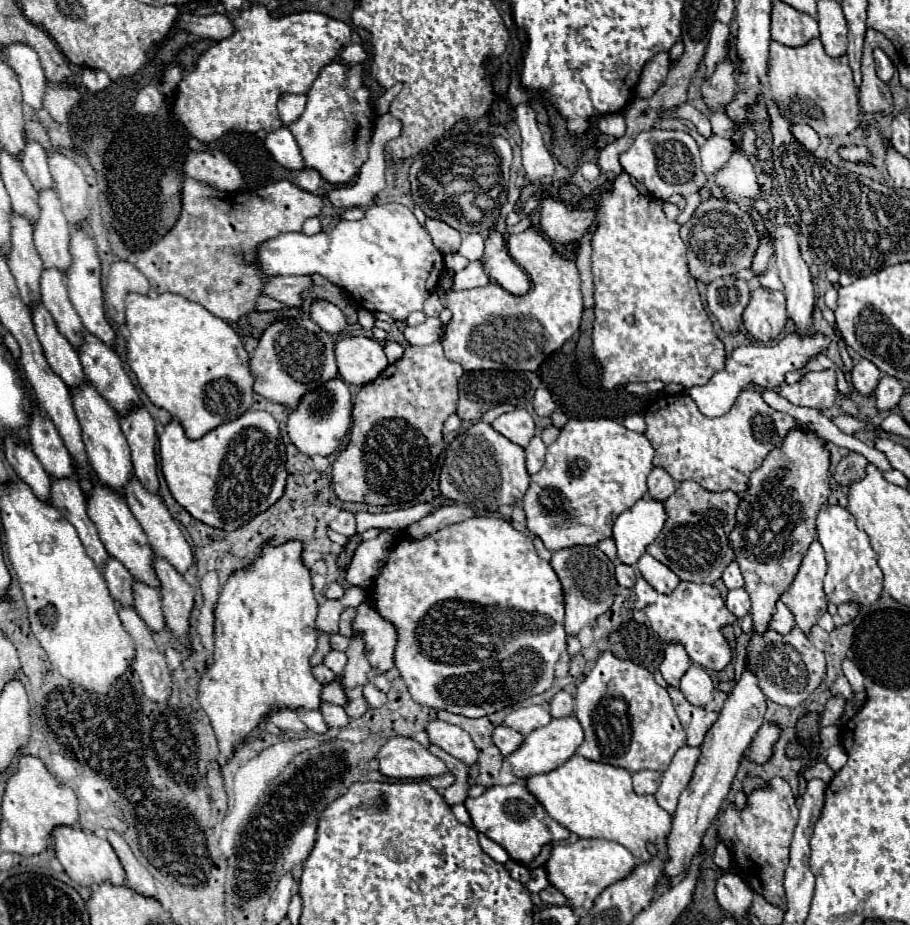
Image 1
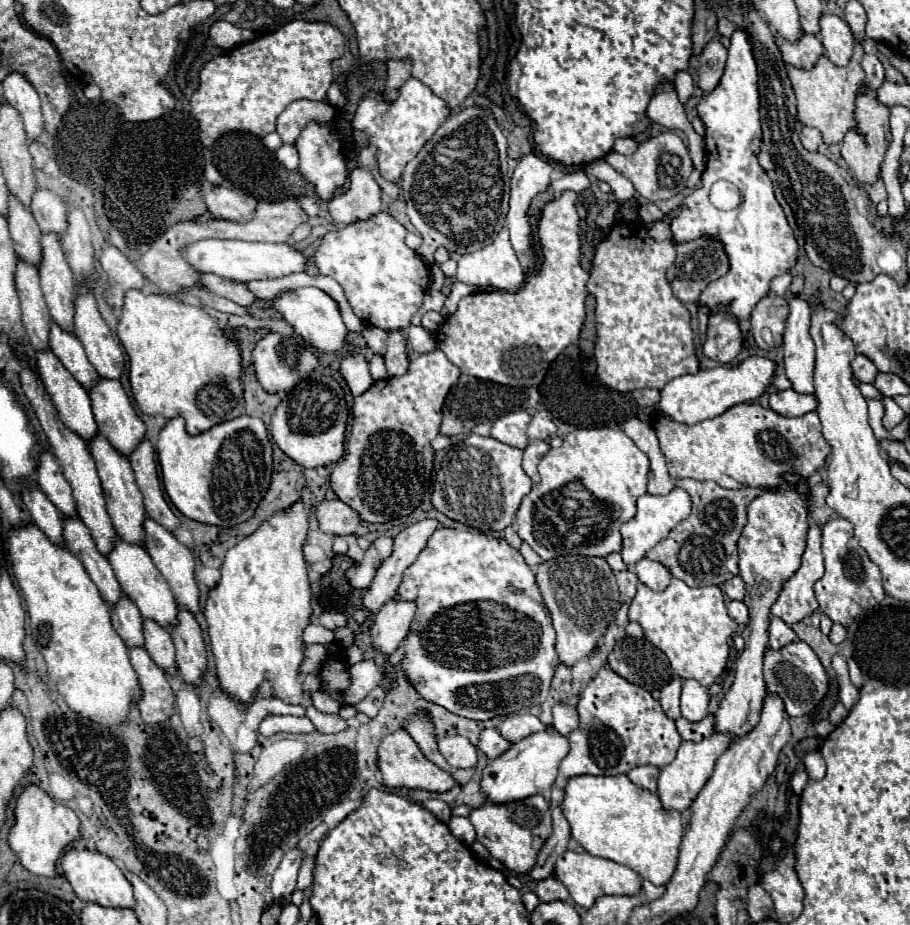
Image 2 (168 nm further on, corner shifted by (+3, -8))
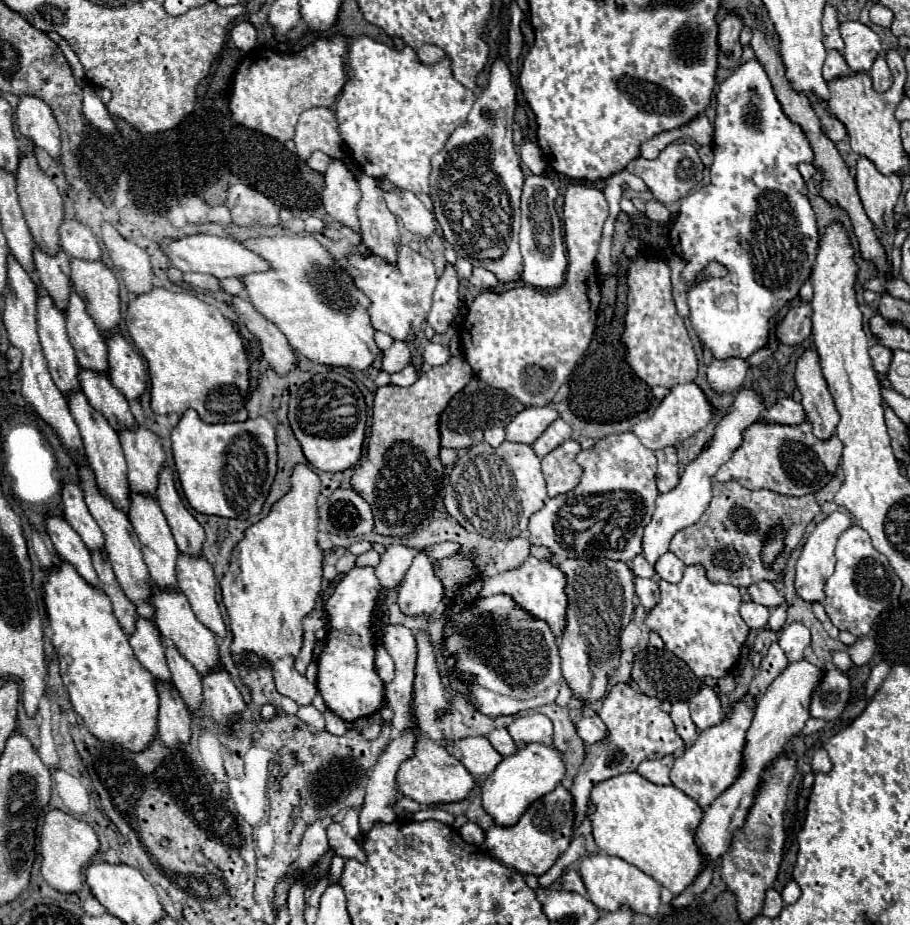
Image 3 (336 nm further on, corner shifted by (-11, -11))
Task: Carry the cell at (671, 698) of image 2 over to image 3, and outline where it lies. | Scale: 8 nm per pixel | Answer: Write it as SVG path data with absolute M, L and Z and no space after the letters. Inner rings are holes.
M675 702L669 714L671 714L671 720L675 724L677 734L685 742L685 748L691 748L695 744L695 740L697 740L697 728L695 728L691 716L689 716L687 702Z

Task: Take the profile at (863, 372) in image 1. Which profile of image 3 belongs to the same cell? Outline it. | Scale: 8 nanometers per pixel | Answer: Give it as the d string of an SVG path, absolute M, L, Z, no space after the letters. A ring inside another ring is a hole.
M873 344L869 348L869 354L871 354L871 360L873 360L873 368L875 372L887 372L889 370L889 364L891 364L891 358L893 358L893 352L883 346L883 344Z

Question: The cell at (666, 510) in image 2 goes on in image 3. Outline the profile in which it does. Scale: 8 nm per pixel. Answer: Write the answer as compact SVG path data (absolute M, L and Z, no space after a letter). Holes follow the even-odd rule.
M753 386L741 388L735 394L735 402L731 404L729 412L717 422L705 448L689 462L689 466L685 466L685 472L683 472L679 484L673 490L659 494L657 508L653 512L651 522L645 526L645 534L643 534L643 554L649 564L655 564L657 558L669 550L669 540L675 536L675 532L695 524L701 518L701 514L707 510L707 506L711 502L711 478L715 476L719 466L725 464L731 458L731 454L741 446L743 430L747 426L751 426L753 422L759 422L763 410L765 410L763 396L755 388Z

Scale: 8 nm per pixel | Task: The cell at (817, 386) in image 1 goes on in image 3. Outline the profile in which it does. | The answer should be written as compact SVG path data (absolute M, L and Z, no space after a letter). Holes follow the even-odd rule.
M779 398L771 410L765 412L765 422L769 424L801 424L805 420L805 414L803 414L803 408L799 402L795 402L793 398Z

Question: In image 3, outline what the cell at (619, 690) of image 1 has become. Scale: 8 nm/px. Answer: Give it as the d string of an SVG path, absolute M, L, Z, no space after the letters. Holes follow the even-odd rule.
M617 684L603 700L603 706L599 710L599 718L607 724L609 736L603 742L595 742L587 746L587 756L575 776L575 782L571 786L571 794L575 798L575 814L577 814L577 826L585 818L585 808L589 802L589 792L595 784L605 782L613 776L619 776L623 772L637 770L639 762L651 760L651 758L663 758L663 754L675 754L681 752L683 740L675 732L675 726L661 710L661 702L657 698L647 698L631 684Z

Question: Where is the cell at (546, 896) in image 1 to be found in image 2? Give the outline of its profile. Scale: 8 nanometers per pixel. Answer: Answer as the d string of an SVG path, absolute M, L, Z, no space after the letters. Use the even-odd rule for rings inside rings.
M549 877L547 881L537 883L535 893L537 893L539 901L543 901L543 903L551 903L551 901L565 901L565 903L569 903L571 901L569 891L565 889L565 885L561 881L555 881L555 877Z

